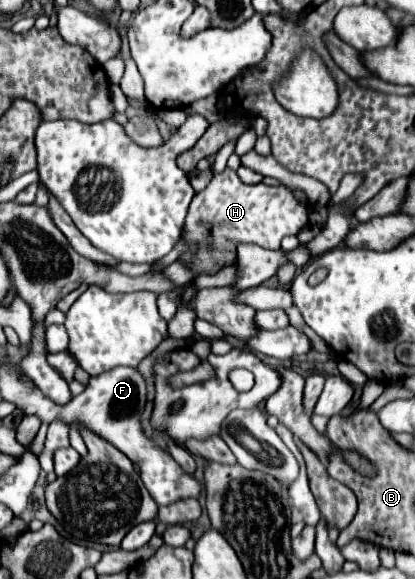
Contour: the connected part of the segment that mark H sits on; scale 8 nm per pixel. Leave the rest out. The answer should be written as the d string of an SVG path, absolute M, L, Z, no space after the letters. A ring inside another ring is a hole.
M225 168L223 172L215 174L213 180L207 184L207 188L197 192L189 204L189 214L185 218L185 226L181 232L187 250L179 256L179 262L183 262L193 272L193 278L201 274L211 276L217 274L223 266L237 262L237 244L245 242L245 244L257 244L261 248L277 250L285 236L297 236L307 224L309 224L309 206L297 200L291 190L287 190L285 186L265 186L265 184L249 186L239 180L235 170Z

